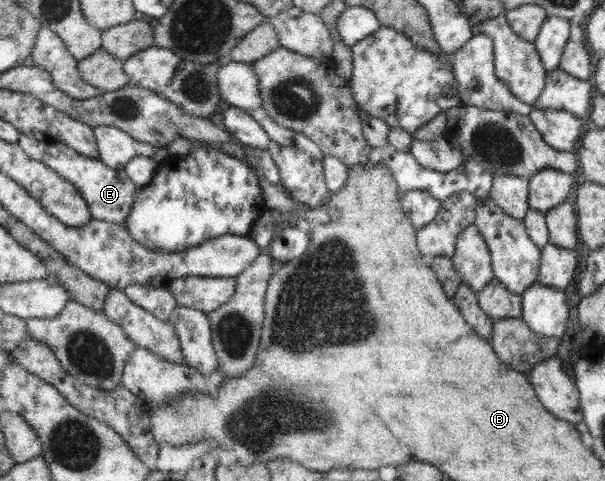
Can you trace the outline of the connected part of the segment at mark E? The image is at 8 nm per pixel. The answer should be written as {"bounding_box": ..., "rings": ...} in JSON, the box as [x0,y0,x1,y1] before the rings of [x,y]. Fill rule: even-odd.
{"bounding_box":[18,133,136,223],"rings":[[[20,133],[18,145],[32,160],[43,162],[61,178],[68,180],[79,190],[79,194],[86,200],[89,210],[95,219],[102,221],[125,223],[131,214],[131,206],[135,202],[136,184],[126,176],[124,170],[112,170],[98,159],[91,159],[79,154],[66,144],[40,141],[29,135]]]}

